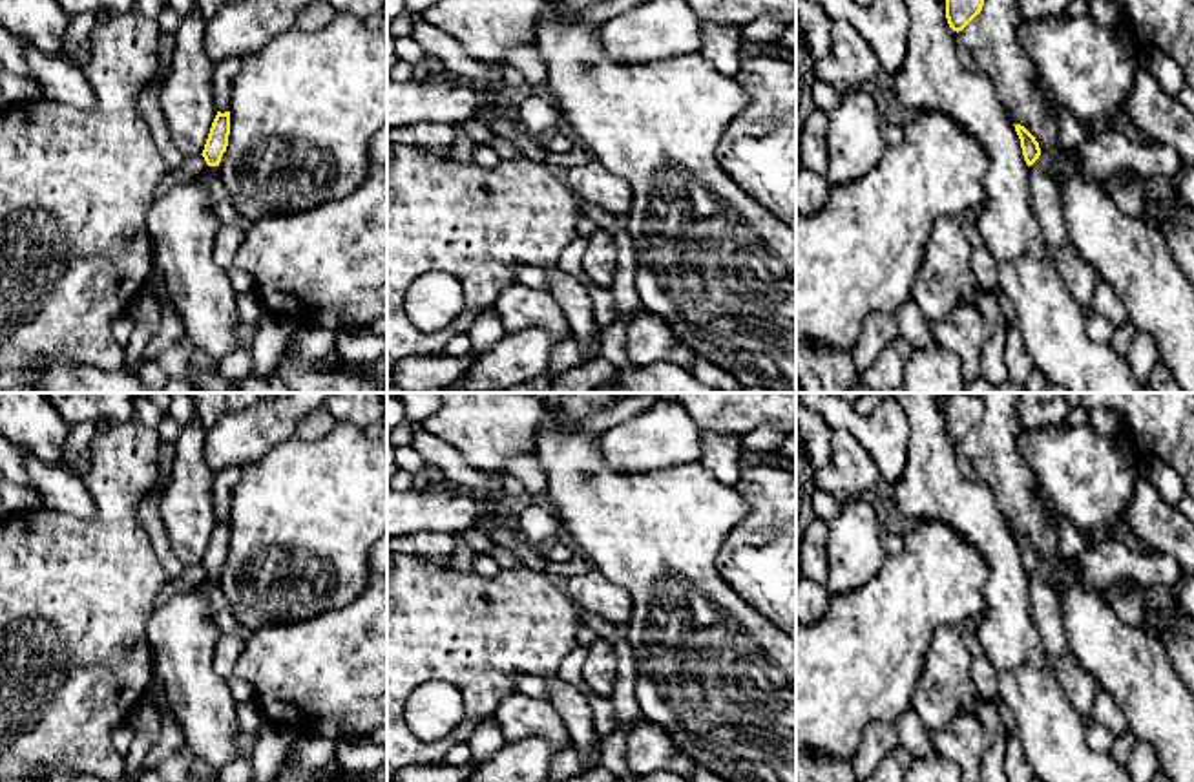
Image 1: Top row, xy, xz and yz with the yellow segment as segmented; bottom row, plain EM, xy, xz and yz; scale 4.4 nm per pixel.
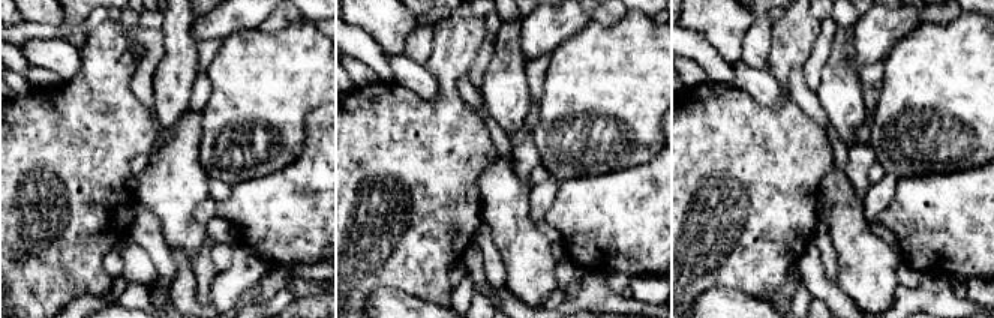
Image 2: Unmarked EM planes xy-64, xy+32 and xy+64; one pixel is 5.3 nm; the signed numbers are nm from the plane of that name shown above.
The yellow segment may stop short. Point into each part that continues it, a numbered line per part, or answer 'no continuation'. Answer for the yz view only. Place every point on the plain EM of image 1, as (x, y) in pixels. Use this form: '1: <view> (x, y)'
1: yz (1079, 686)

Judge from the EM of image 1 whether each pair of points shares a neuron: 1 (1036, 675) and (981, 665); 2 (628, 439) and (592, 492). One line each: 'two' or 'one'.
1: two
2: two

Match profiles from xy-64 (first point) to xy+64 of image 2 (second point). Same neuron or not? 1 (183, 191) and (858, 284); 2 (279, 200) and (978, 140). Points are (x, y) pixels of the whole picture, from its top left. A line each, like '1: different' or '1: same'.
1: same
2: different

